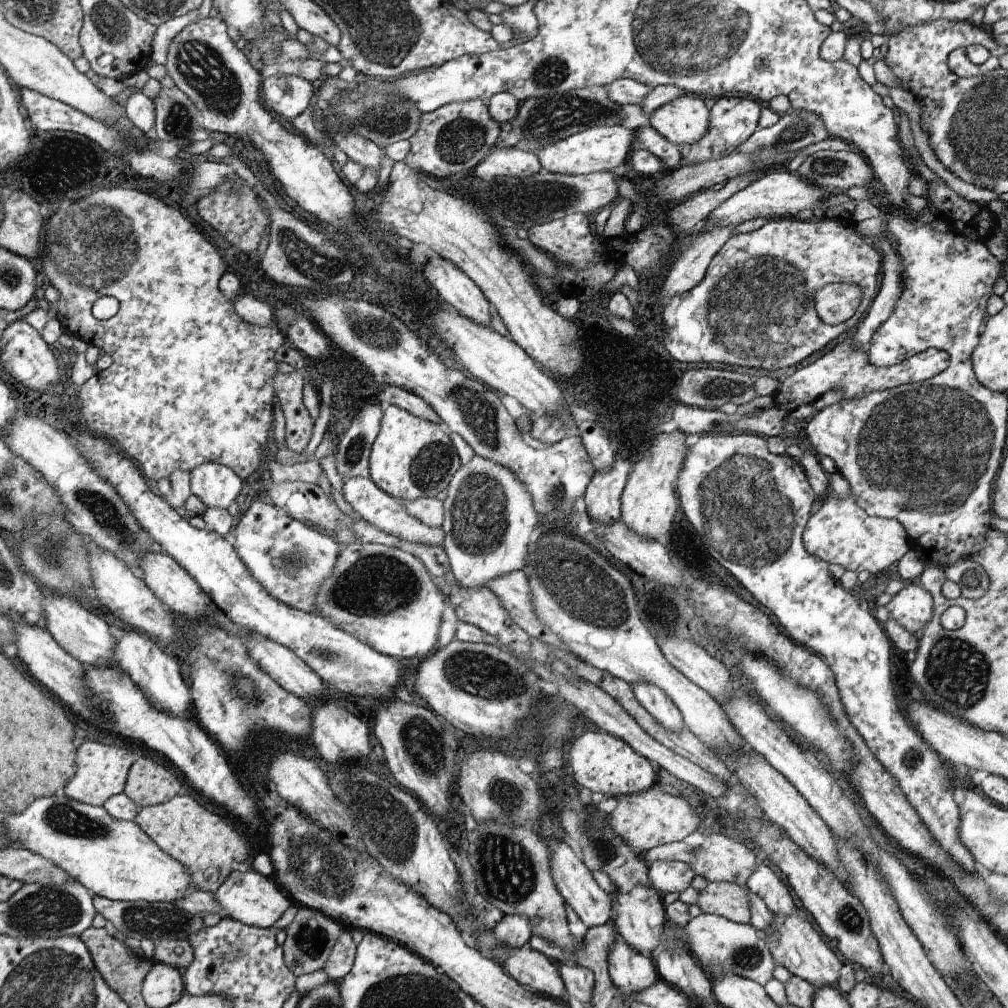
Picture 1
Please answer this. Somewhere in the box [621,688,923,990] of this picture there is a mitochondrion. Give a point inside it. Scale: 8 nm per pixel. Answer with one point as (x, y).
(747, 957)

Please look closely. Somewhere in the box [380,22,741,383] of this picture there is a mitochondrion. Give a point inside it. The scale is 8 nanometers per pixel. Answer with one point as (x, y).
(545, 121)

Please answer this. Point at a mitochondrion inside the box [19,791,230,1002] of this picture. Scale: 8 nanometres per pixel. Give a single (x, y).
(140, 919)

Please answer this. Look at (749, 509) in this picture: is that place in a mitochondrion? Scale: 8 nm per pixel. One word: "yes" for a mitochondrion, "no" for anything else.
yes

